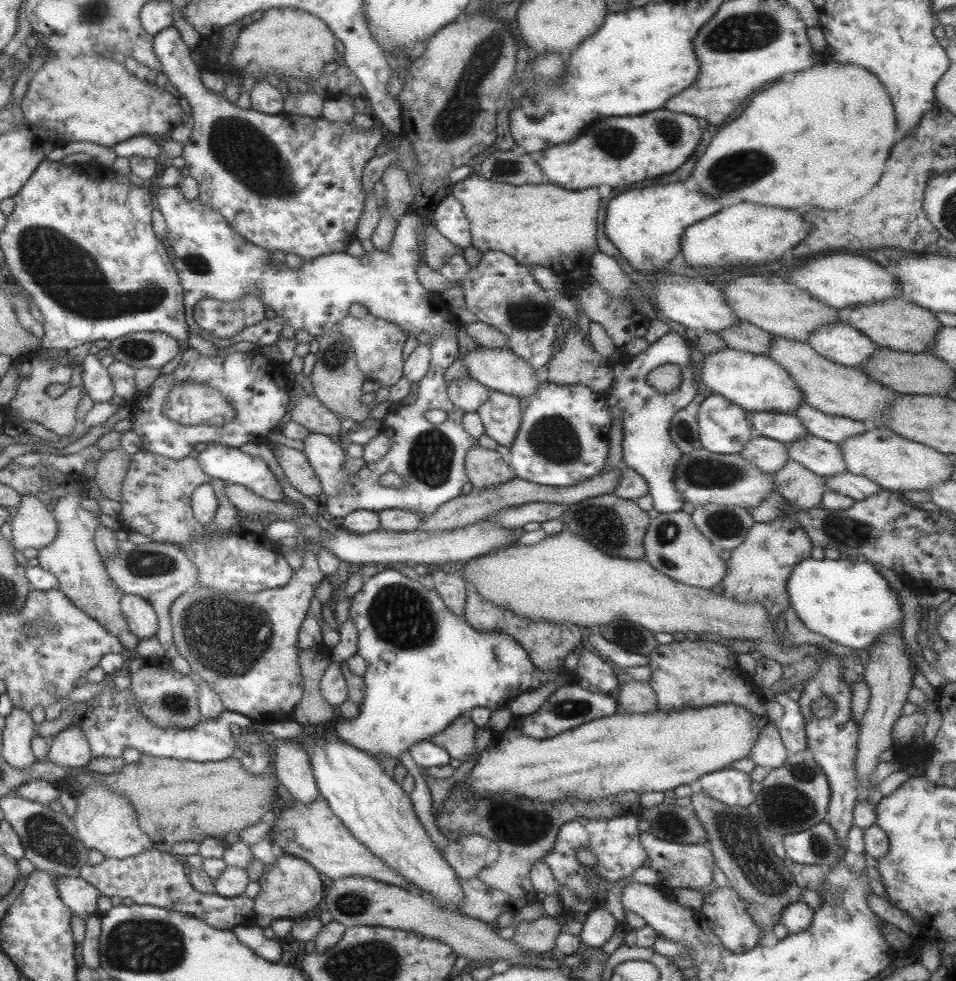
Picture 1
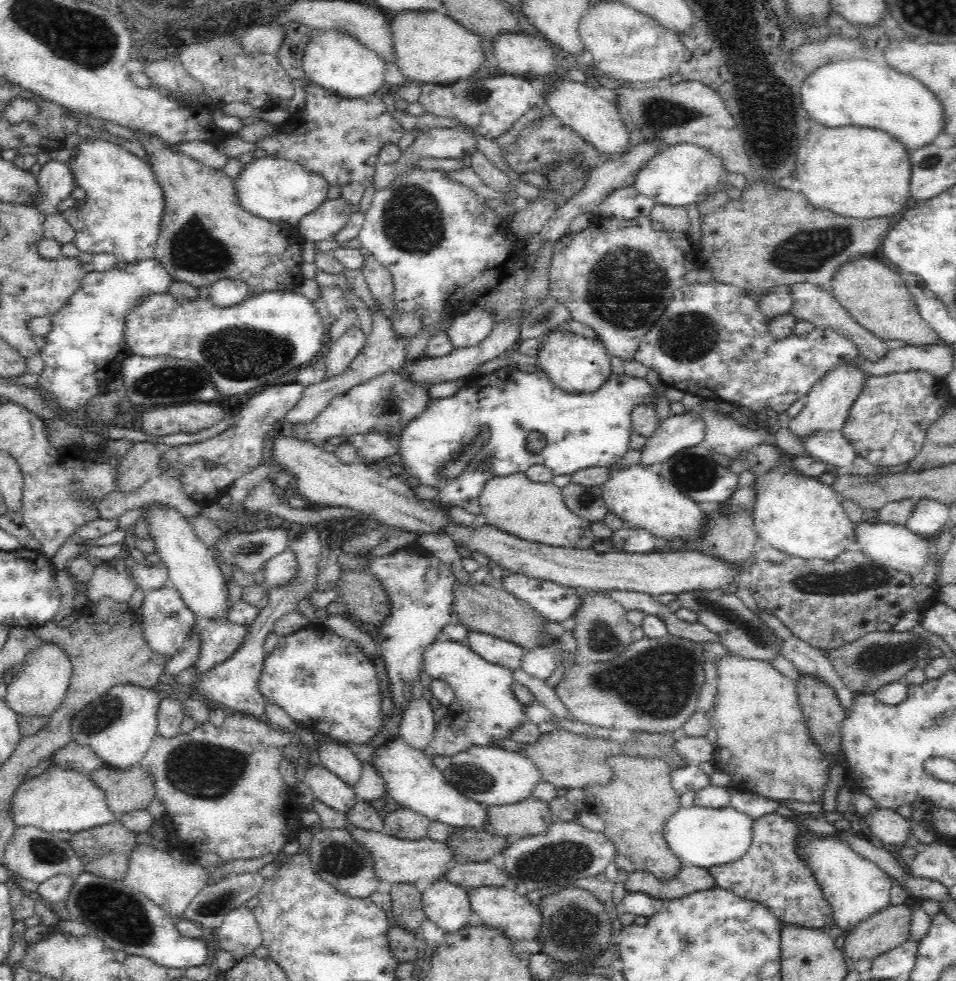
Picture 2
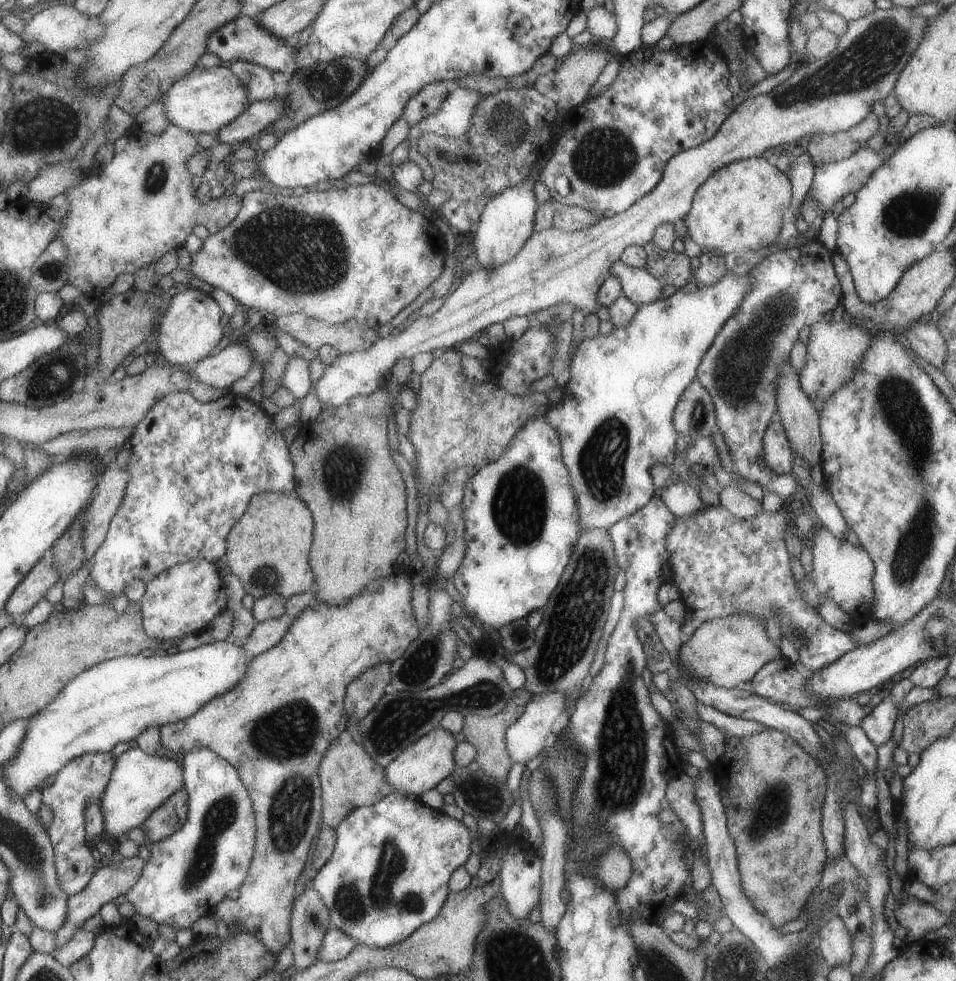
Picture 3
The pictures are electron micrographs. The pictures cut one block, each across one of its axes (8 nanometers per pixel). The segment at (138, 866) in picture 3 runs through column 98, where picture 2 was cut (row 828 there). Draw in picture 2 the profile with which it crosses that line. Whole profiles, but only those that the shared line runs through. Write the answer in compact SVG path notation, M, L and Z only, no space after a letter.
M890 807L870 810L862 818L868 824L871 834L883 843L901 847L910 836L910 821Z

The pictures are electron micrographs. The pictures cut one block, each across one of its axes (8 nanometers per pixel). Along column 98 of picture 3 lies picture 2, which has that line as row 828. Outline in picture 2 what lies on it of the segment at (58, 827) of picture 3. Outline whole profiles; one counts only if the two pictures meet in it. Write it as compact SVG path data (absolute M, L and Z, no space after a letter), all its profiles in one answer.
M777 813L761 816L753 821L753 837L744 856L725 865L711 866L709 873L716 886L731 890L740 898L767 906L783 924L816 929L834 927L831 904L821 899L814 875L796 854L796 842L801 829L796 821Z

